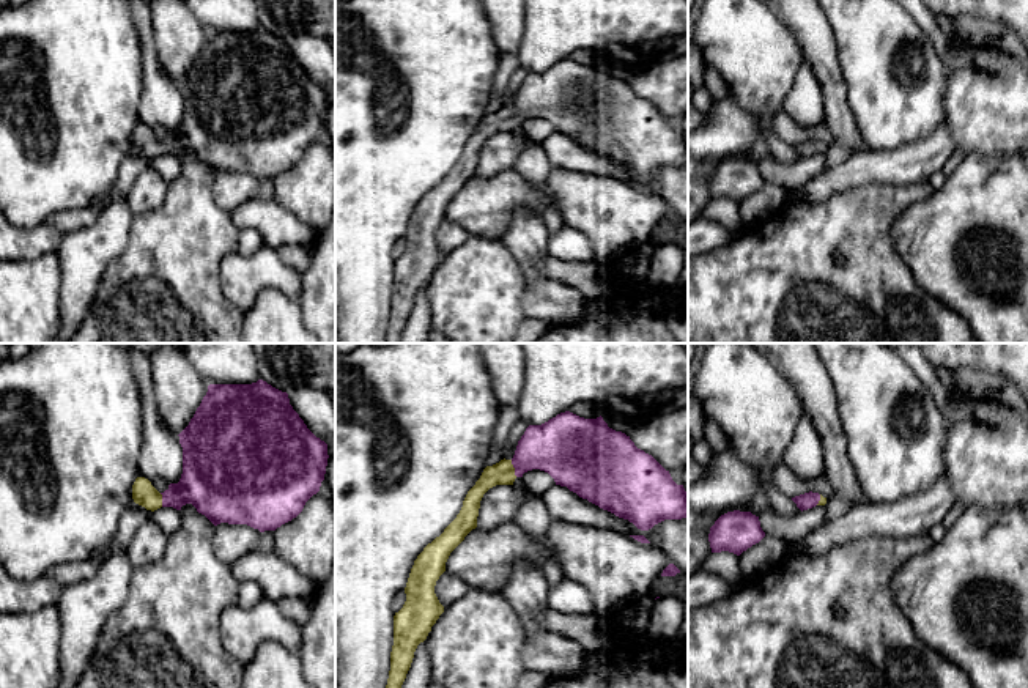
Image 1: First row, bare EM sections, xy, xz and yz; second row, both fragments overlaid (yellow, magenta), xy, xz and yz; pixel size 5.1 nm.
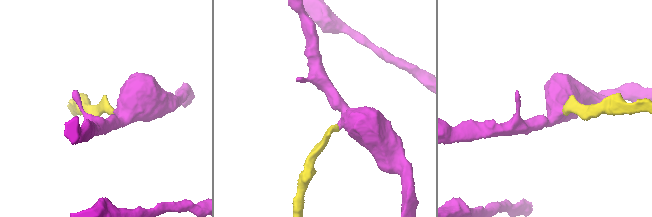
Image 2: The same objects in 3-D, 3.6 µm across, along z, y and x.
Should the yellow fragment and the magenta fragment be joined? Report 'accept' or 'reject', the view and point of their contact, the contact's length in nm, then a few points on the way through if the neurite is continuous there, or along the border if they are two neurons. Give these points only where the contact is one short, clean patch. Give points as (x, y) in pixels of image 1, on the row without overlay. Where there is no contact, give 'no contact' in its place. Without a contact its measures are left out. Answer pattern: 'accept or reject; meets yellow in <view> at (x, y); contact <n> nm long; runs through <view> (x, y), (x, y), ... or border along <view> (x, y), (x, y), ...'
accept; meets yellow in xz at (514, 115); contact 90 nm long; runs through xz (502, 120), (514, 115), (539, 95), (558, 95)

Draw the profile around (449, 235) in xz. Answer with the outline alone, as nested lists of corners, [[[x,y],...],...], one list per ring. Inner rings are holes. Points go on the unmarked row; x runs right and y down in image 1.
[[[444,219],[434,233],[434,241],[439,250],[446,255],[455,247],[468,241],[471,233],[460,224]]]

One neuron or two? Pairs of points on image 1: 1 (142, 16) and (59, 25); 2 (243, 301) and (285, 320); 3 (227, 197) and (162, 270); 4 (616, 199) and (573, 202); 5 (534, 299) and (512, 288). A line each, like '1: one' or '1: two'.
1: two
2: two
3: two
4: one
5: two

